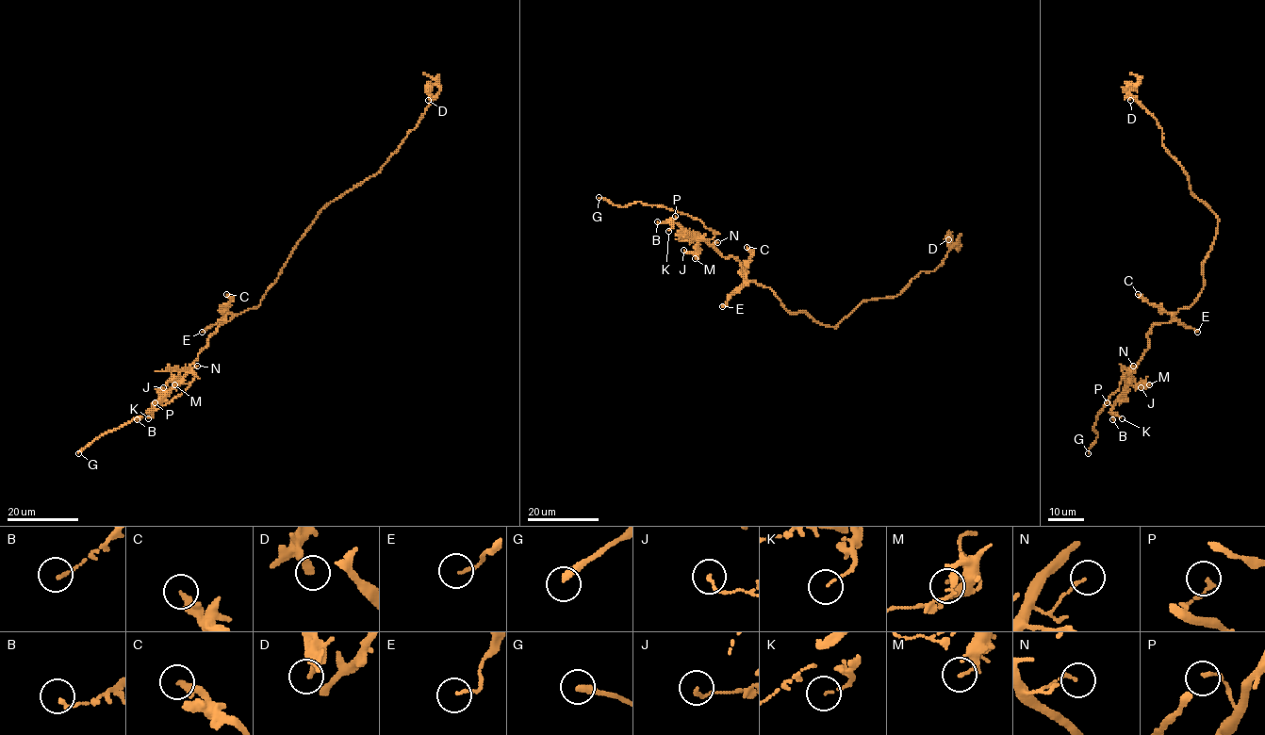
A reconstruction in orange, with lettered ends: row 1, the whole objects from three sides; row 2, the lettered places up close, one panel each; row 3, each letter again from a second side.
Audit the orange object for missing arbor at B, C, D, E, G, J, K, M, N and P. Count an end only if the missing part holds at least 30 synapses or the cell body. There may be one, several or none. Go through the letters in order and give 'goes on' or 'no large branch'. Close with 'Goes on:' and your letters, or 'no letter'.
B: no large branch
C: no large branch
D: no large branch
E: no large branch
G: goes on
J: no large branch
K: no large branch
M: no large branch
N: no large branch
P: no large branch
Goes on: G

